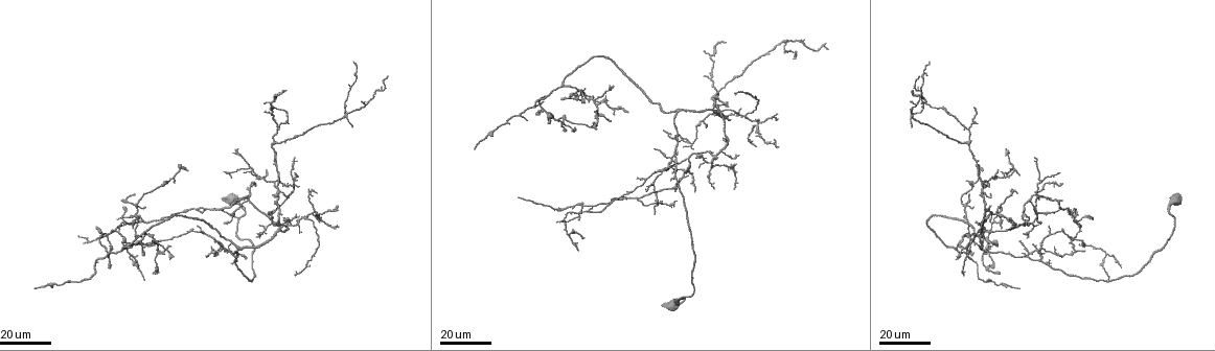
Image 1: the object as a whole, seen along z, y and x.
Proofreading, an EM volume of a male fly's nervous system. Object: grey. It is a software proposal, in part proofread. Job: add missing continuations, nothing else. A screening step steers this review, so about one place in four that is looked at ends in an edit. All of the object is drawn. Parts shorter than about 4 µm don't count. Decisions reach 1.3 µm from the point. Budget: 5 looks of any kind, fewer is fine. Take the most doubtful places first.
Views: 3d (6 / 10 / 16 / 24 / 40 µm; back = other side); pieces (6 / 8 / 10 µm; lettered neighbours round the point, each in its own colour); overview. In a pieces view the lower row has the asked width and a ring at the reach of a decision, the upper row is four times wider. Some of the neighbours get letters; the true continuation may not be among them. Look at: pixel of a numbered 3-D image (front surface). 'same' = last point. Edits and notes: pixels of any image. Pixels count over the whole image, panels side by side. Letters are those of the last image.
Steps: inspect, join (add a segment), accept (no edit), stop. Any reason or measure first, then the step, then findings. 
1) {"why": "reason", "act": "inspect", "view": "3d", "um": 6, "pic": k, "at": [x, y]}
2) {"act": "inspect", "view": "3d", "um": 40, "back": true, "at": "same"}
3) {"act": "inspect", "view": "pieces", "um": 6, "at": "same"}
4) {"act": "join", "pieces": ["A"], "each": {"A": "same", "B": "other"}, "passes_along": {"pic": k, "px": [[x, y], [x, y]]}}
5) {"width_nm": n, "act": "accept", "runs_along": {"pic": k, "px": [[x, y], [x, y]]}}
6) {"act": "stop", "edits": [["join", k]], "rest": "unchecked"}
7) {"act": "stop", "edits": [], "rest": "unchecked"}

{"why": "thin end", "act": "inspect", "view": "3d", "um": 24, "pic": 1, "at": [266, 111]}

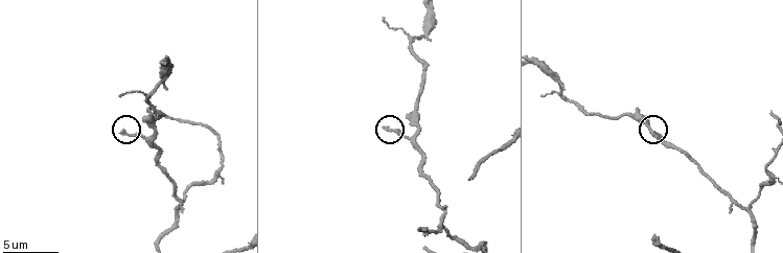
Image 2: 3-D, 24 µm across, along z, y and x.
{"act": "inspect", "view": "pieces", "um": 8, "pic": 2, "at": [383, 126]}

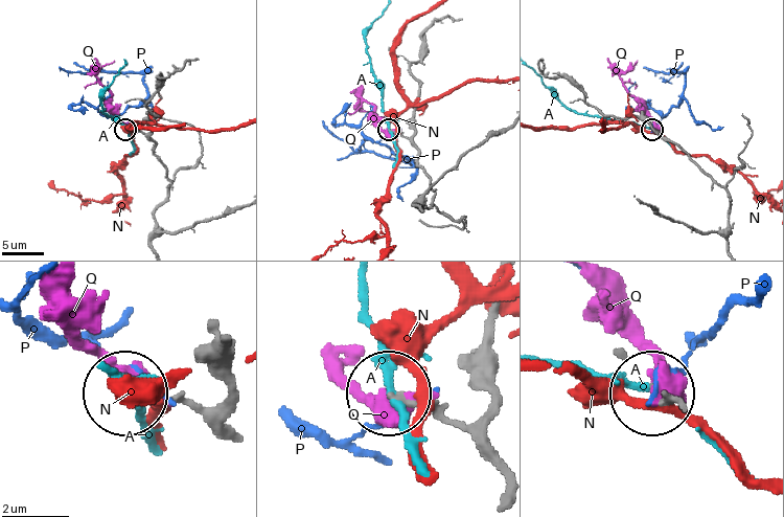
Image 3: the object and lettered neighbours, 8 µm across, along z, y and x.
{"act": "accept", "each": {"A": "other", "N": "other", "P": "other", "Q": "other"}, "found": "no lettered segment goes on from it"}

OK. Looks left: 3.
{"why": "branch stops here", "act": "inspect", "view": "3d", "um": 24, "pic": 1, "at": [116, 220]}

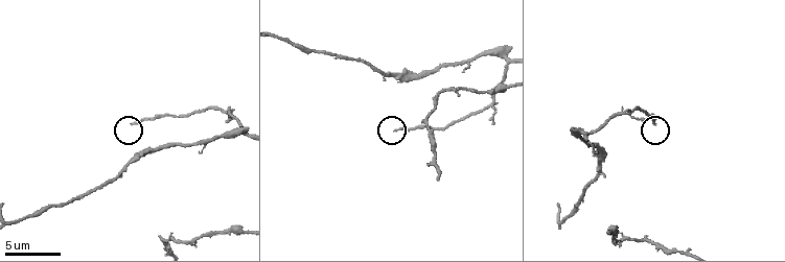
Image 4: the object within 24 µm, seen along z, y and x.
{"act": "inspect", "view": "3d", "um": 6, "pic": 4, "at": [133, 123]}

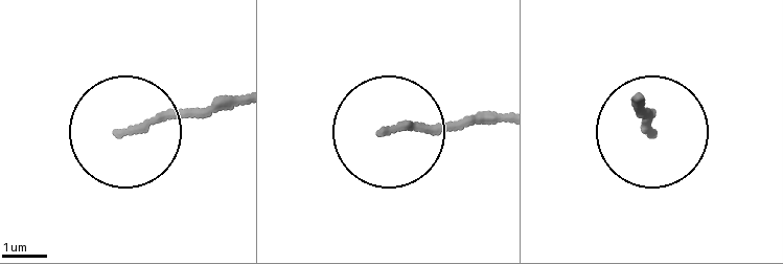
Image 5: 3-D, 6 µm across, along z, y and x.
{"why": "see the neighbours", "act": "inspect", "view": "pieces", "um": 6, "pic": 5, "at": [119, 132]}

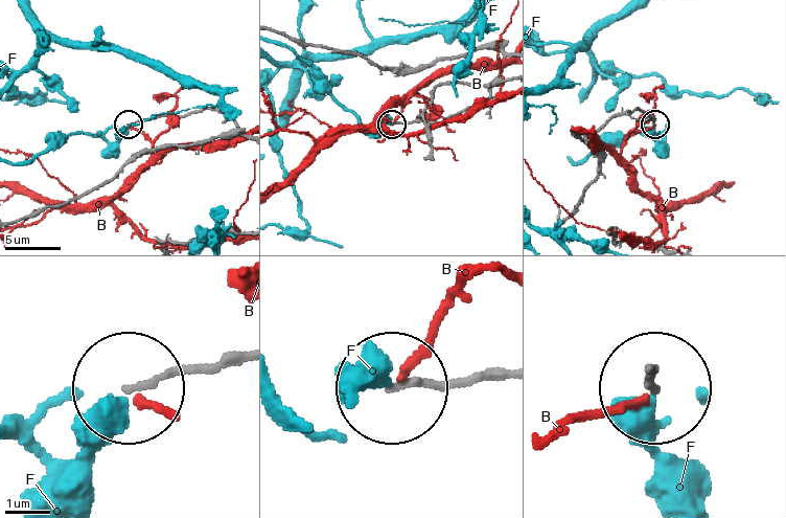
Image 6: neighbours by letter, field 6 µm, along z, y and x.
{"act": "accept", "each": {"B": "other", "F": "other"}, "runs_along": {"pic": 6, "px": [[243, 351], [134, 384]]}, "found": "no lettered segment goes on from it"}

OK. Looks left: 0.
{"act": "stop", "edits": [], "rest": "unchecked"}

